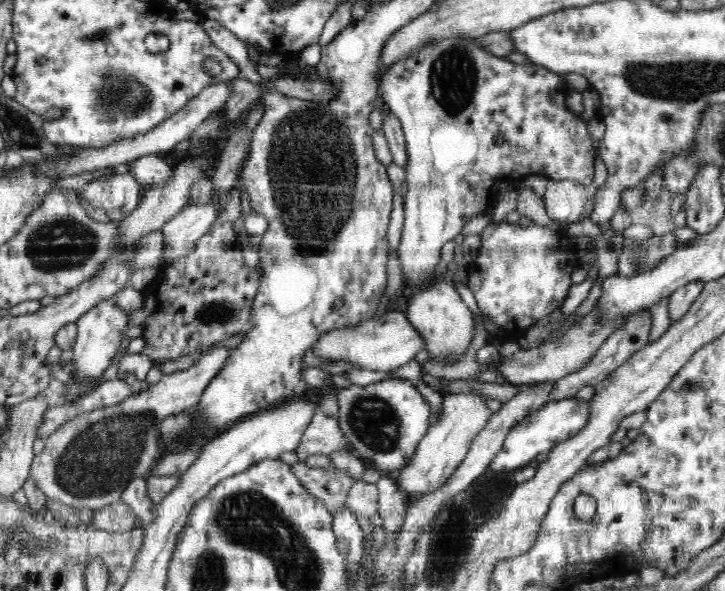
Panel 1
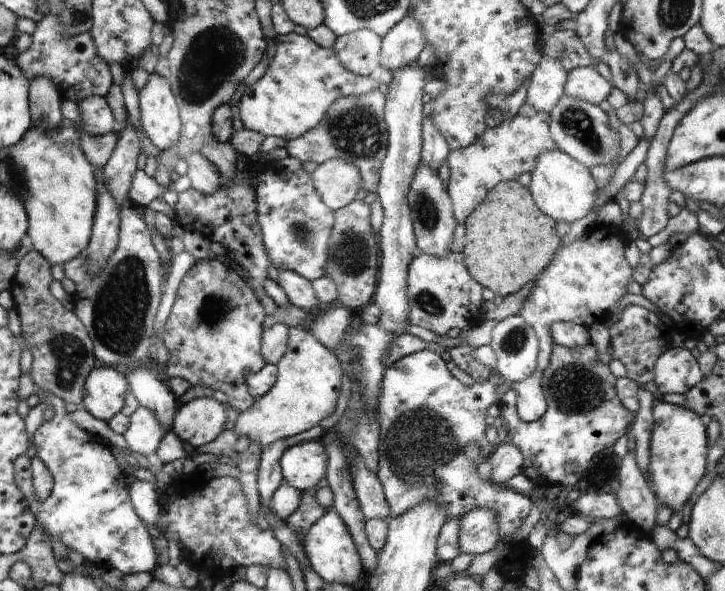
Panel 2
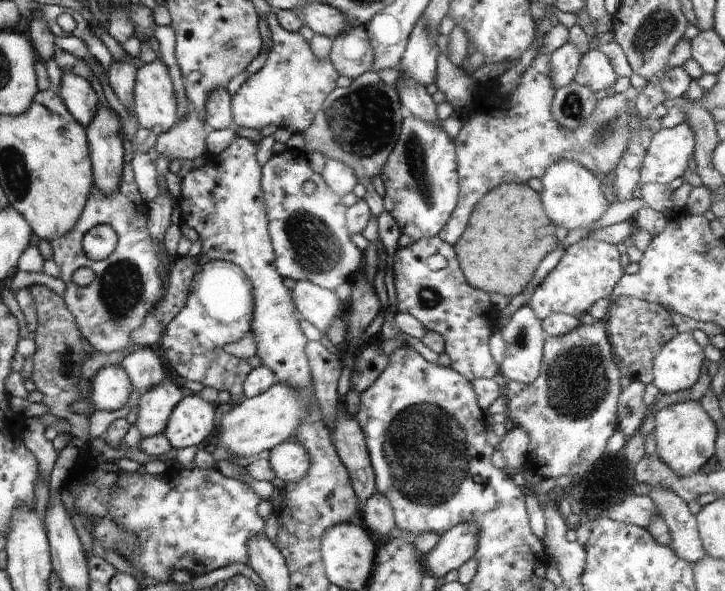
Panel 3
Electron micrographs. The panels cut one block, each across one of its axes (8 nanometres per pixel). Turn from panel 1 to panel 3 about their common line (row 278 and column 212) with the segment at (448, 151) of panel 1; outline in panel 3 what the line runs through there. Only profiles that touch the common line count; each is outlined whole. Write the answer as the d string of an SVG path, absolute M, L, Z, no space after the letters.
M186 391L163 430L171 446L175 449L198 446L214 428L215 407L196 393Z

